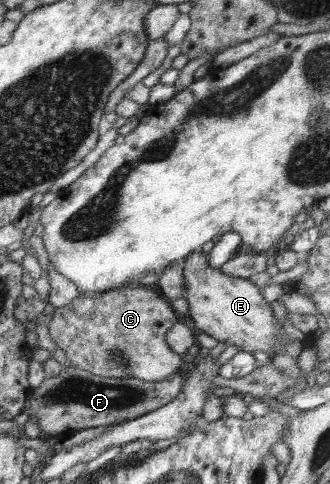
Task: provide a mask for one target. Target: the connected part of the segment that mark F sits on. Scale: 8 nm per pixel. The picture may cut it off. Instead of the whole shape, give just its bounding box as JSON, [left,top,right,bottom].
[27,364,184,436]

